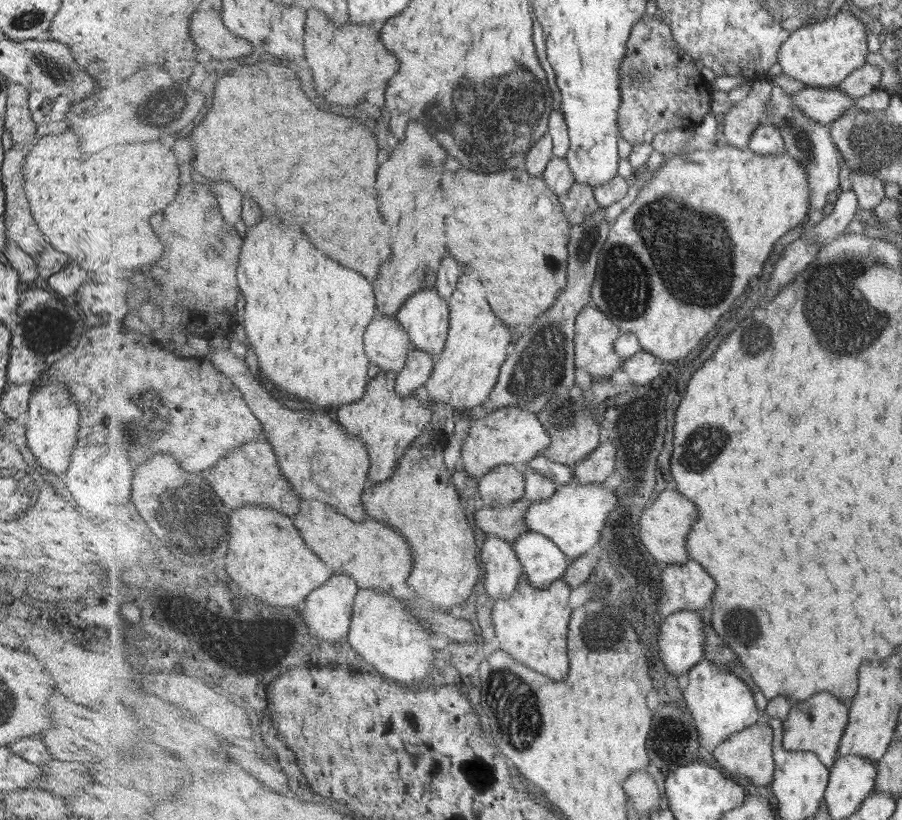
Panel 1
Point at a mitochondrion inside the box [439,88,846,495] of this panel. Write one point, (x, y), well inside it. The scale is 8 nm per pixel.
(685, 258)

